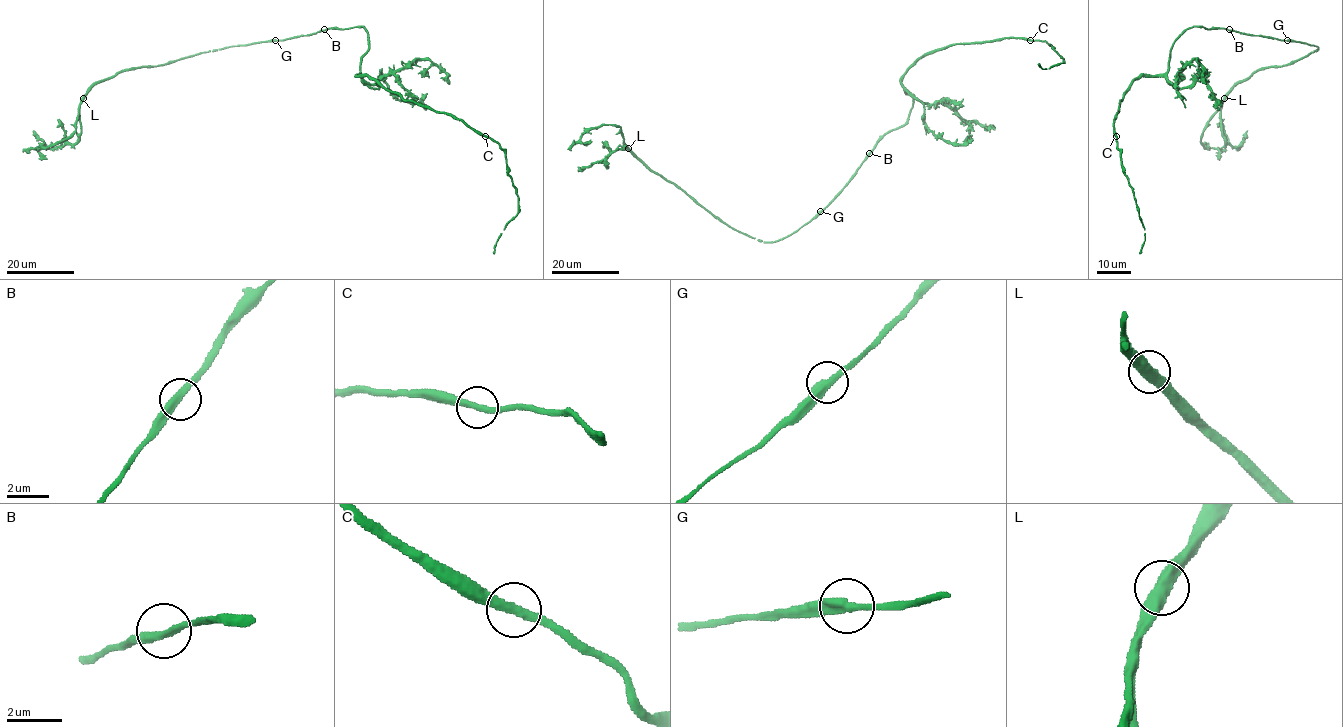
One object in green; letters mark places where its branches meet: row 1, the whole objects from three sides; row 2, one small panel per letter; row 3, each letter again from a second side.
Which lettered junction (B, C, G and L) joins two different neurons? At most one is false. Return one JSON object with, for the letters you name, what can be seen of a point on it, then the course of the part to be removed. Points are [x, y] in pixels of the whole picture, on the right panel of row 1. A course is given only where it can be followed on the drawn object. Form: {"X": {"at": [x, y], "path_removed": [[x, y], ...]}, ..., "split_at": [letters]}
{"split_at": []}

